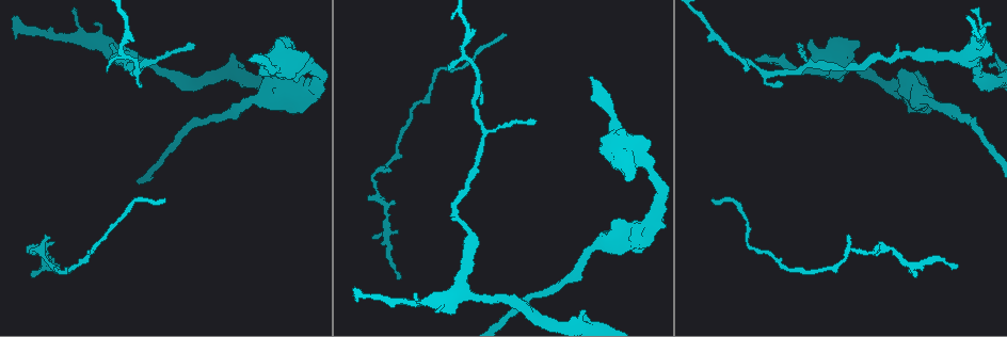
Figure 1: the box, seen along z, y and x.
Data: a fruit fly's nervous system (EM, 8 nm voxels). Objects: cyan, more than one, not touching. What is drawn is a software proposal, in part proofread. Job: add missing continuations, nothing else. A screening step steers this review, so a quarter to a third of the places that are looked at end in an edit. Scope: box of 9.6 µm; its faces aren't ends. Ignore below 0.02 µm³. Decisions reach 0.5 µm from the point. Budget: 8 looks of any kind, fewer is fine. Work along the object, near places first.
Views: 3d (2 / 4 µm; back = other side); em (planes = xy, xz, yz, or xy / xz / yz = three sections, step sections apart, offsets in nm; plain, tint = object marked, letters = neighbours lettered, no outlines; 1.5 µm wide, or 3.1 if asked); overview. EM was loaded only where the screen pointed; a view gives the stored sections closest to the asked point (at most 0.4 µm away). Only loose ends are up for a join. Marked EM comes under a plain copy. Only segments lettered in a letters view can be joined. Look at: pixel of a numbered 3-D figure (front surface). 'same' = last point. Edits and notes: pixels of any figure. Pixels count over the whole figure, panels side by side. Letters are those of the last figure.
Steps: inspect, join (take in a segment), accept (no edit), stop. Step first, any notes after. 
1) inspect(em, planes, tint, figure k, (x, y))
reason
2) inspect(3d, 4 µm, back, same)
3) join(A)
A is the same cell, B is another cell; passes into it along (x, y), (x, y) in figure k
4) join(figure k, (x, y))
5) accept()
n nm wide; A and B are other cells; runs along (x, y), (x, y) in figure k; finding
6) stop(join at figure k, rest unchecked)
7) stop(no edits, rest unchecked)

inspect(em, xy, step 4, tint, figure 1, (356, 290))
thin end

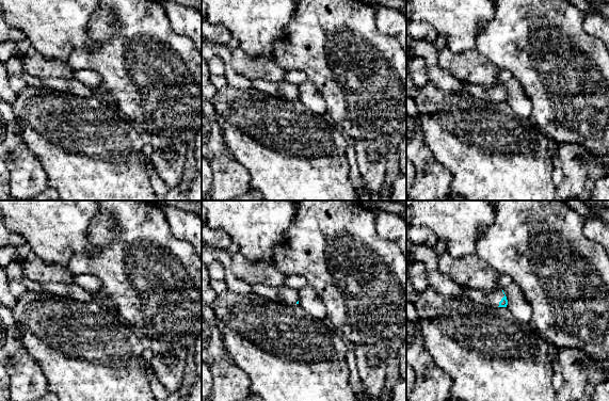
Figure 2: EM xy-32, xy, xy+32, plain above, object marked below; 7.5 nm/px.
inspect(em, yz, step 8, letters, same)

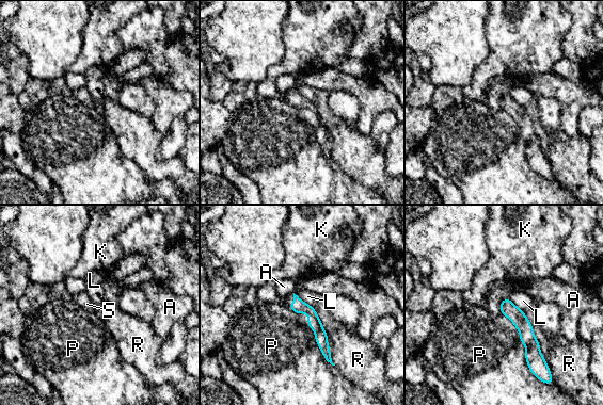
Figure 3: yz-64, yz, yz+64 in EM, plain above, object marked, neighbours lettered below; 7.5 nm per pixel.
join(S)
S is the same cell, A, K, L, P and R are other cells; passes into it along (299, 306), (294, 301), (288, 300) in figure 3; it goes on there

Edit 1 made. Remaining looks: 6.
inspect(overview)

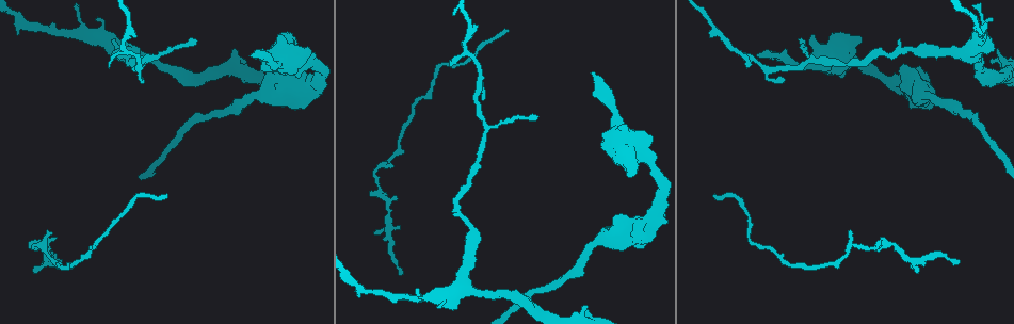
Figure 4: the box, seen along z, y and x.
inspect(em, planes, letters, figure 4, (437, 307))

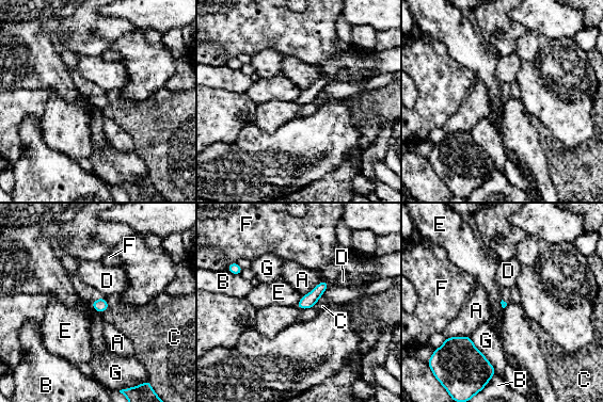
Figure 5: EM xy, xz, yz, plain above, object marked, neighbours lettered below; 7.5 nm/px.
accept()
A, B, C, D, E, F and G are other cells; border along (302, 295), (296, 305) in figure 5; none of them fits

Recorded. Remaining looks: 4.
inspect(em, planes, letters, figure 4, (802, 40))
tapers out

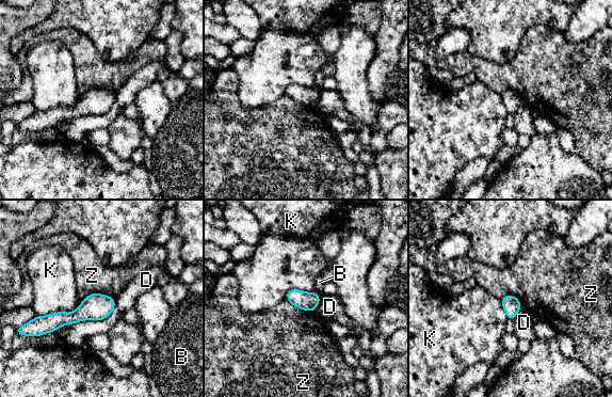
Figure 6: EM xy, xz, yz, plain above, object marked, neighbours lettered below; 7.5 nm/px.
accept()
B, D, K and Z are other cells; no lettered segment goes on from it

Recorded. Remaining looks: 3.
stop(join at figure 3, rest unchecked)

